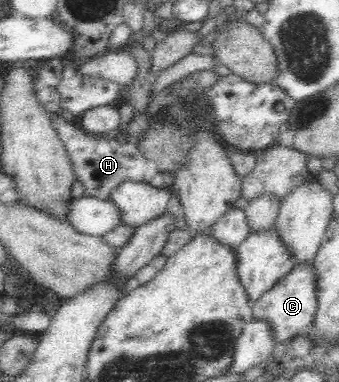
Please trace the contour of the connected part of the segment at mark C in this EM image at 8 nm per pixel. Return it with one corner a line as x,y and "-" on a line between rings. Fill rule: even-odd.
305,263
297,265
286,277
283,277
273,288
270,288
261,298
250,303
253,319
265,321
273,335
273,341
283,344
301,334
306,333
313,322
317,295
315,295
315,271
313,265

